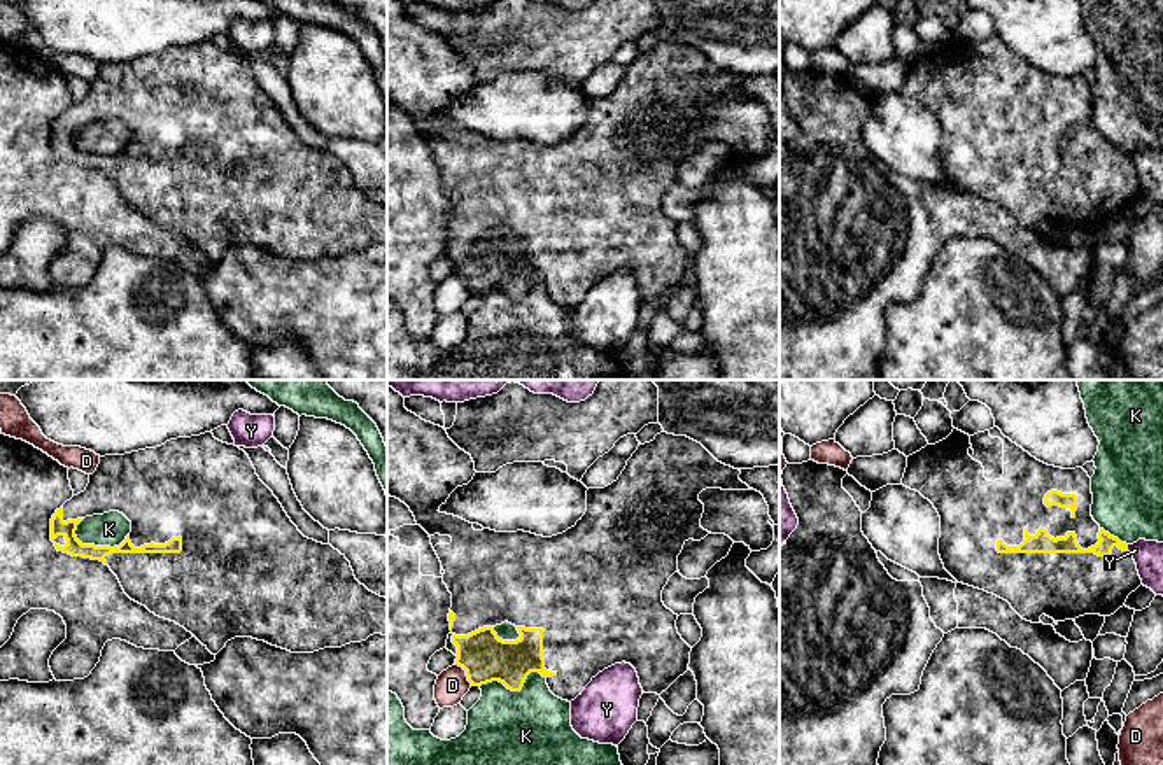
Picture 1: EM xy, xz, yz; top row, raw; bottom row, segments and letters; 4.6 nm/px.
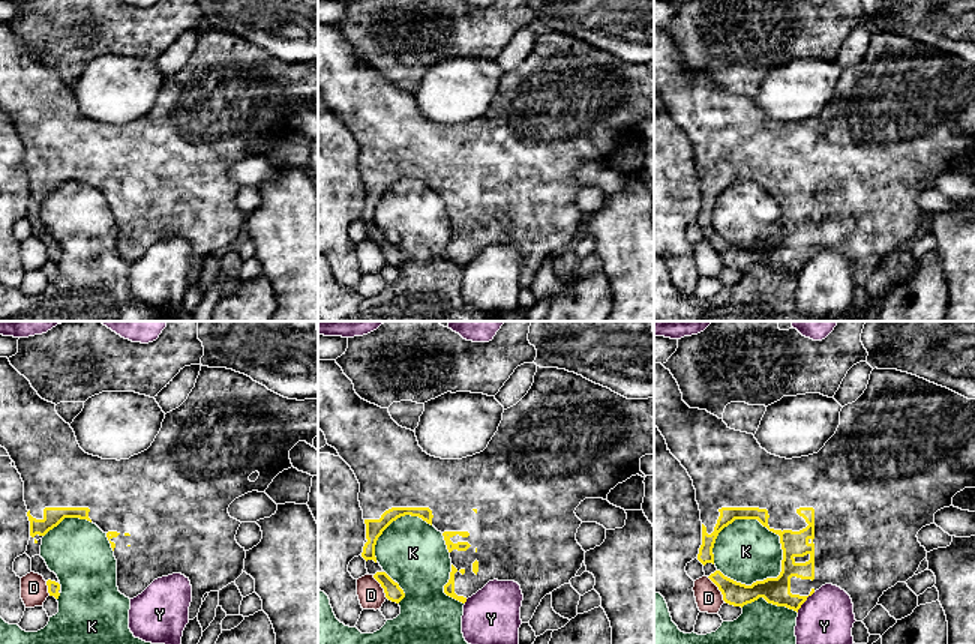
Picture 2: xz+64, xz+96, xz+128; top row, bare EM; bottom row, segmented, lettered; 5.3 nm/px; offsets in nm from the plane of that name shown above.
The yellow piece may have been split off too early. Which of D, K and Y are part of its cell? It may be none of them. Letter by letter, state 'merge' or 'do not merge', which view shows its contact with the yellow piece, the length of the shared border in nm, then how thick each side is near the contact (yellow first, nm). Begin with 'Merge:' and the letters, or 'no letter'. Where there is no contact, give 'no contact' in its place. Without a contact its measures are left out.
Merge: no letter
D: do not merge; meets yellow in xz; contact 130 nm long; 220 nm thick on the yellow side, 150 nm on the other
K: do not merge; meets yellow in xy; contact 260 nm long; 80 nm thick on the yellow side, 160 nm on the other
Y: do not merge; meets yellow in yz; contact 30 nm long; 80 nm thick on the yellow side, 140 nm on the other

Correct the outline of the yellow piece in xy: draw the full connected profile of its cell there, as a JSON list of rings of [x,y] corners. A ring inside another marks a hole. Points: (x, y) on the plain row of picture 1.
[[[212,40],[170,47],[161,54],[145,56],[124,63],[100,65],[96,79],[89,82],[89,91],[86,98],[74,103],[53,123],[51,149],[54,151],[58,159],[68,161],[72,165],[100,168],[109,173],[110,179],[117,184],[124,201],[131,208],[145,214],[156,224],[184,235],[212,263],[217,263],[226,254],[226,250],[235,245],[252,245],[257,249],[264,249],[271,254],[287,257],[291,261],[314,261],[324,256],[342,256],[350,250],[361,250],[373,242],[387,243],[387,207],[370,200],[364,193],[361,193],[354,184],[350,170],[331,152],[322,152],[305,145],[291,130],[273,100],[259,88],[249,63],[235,53],[215,47]],[[109,119],[119,119],[131,130],[131,140],[126,144],[126,147],[114,156],[82,152],[75,144],[77,133],[86,124],[103,123]]]

